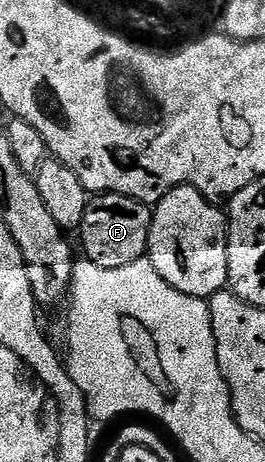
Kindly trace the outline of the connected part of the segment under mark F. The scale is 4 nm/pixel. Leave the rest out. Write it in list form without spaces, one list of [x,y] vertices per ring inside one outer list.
[[[120,193],[95,195],[87,202],[85,219],[77,231],[83,244],[82,256],[99,269],[120,269],[134,261],[144,260],[147,240],[151,234],[152,206],[134,201]]]

